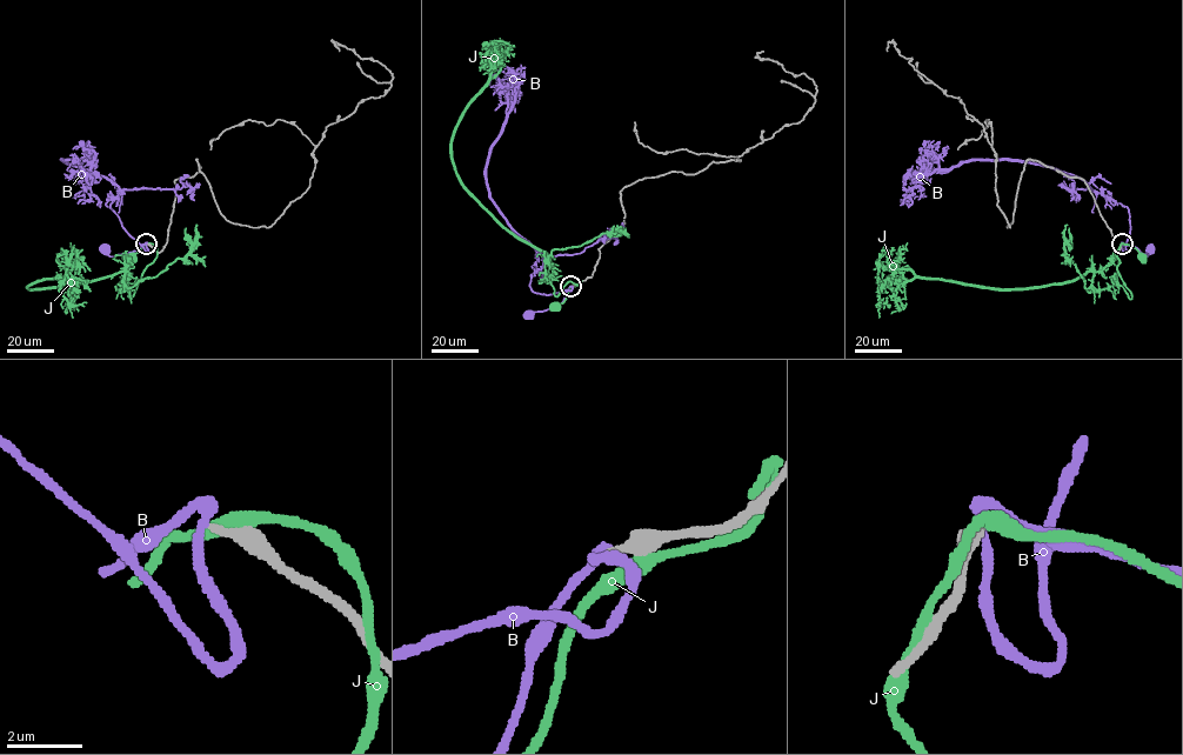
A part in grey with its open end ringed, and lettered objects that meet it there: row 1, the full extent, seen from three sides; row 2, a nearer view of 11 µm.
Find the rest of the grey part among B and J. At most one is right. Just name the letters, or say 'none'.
none

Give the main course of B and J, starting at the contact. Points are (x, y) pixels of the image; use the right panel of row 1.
B: (1122, 244), (1135, 246), (1147, 256), (1150, 249)
J: (1122, 244), (1134, 246), (1142, 258)

